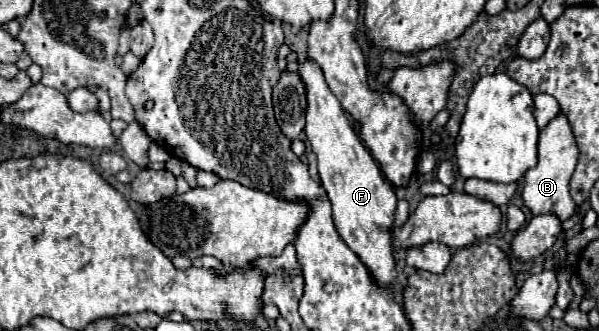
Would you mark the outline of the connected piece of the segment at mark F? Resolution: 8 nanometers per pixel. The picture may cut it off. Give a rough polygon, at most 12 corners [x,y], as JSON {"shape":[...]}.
{"shape":[[320,67],[306,135],[334,225],[392,289],[396,195]]}

